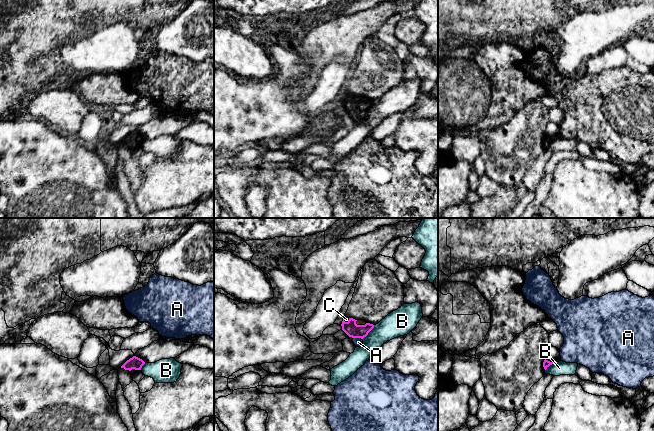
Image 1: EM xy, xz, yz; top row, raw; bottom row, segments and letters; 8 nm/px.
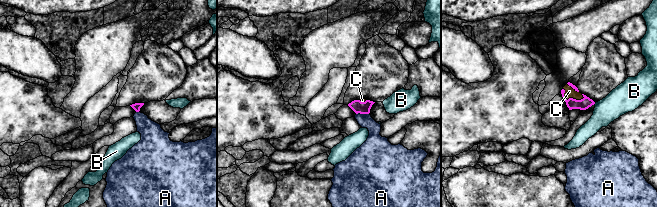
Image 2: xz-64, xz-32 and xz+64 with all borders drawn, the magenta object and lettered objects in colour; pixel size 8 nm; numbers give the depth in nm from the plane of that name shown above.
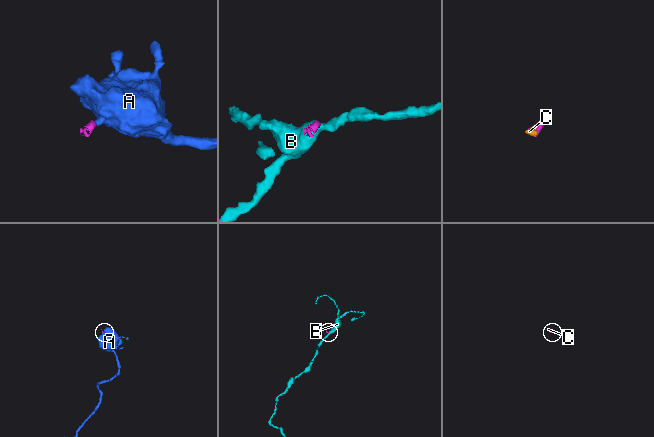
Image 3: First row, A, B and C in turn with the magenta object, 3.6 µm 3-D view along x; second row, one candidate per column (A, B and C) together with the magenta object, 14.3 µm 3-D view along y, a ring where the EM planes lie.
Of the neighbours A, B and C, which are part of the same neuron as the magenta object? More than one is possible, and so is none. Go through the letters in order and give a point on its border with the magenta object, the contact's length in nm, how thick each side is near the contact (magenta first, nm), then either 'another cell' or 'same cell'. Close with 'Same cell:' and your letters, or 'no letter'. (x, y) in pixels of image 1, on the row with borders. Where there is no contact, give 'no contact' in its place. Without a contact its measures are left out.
A: meets magenta in xz at (357, 337); contact 70 nm long; 120 nm thick on the magenta side, 80 nm on the other; same cell
B: meets magenta in xz at (369, 331); contact 160 nm long; 120 nm thick on the magenta side, 220 nm on the other; another cell
C: meets magenta in xz at (360, 325); contact 100 nm long; 120 nm thick on the magenta side, 50 nm on the other; same cell
Same cell: A, C

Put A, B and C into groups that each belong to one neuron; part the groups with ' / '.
A C / B

